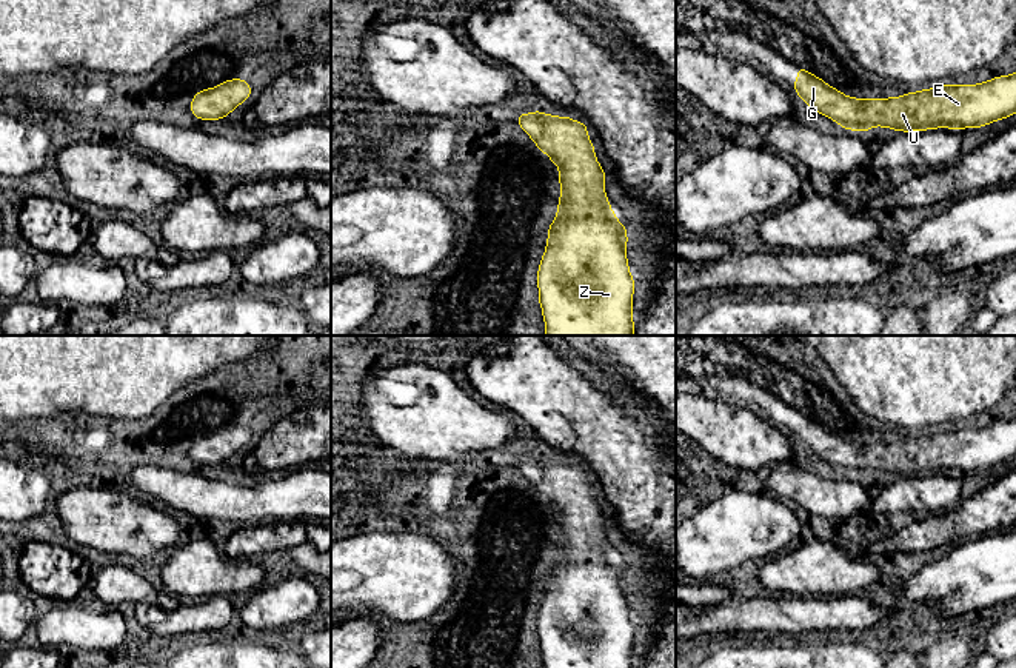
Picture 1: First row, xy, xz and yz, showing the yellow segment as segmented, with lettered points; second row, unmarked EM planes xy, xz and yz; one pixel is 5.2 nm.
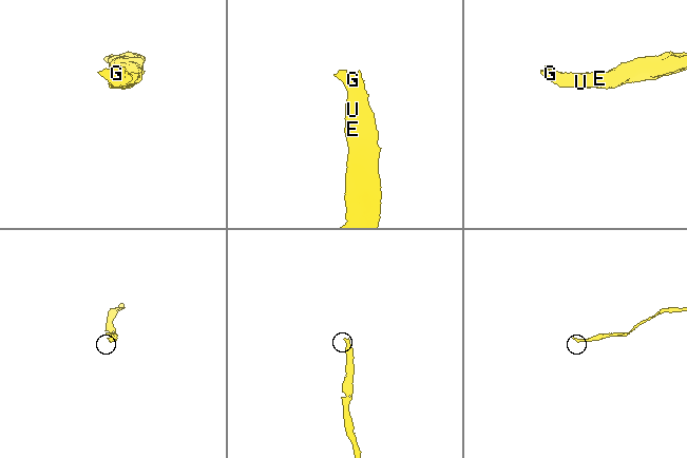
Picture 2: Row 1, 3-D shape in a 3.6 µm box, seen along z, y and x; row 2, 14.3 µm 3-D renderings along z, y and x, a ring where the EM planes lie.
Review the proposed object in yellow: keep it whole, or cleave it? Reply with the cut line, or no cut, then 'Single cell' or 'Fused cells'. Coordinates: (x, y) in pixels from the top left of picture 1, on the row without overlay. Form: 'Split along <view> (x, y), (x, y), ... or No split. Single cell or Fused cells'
No split. Single cell

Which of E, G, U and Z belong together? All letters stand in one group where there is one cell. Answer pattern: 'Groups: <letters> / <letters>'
Groups: E G U Z

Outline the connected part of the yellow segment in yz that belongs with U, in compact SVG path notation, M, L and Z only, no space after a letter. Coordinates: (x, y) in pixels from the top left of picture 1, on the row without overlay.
M799 411L794 437L844 474L981 473L1016 457L1016 417L979 429L944 429L893 443L853 443Z

